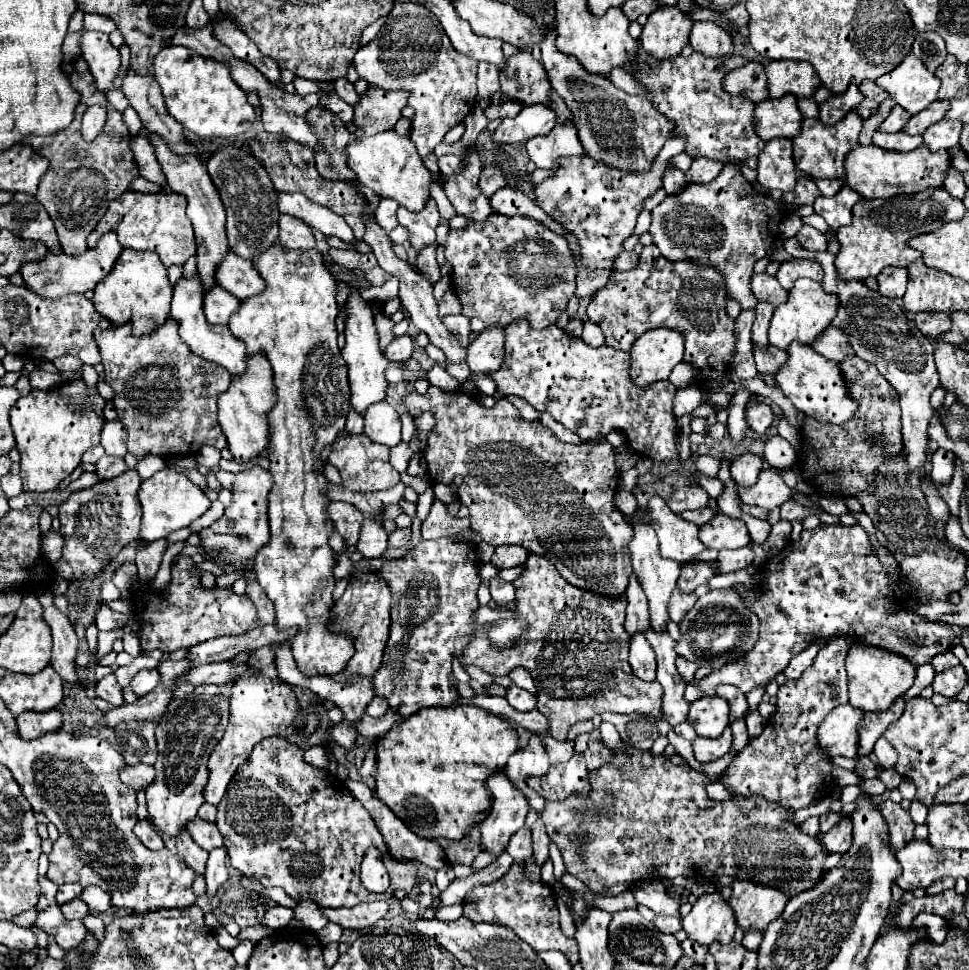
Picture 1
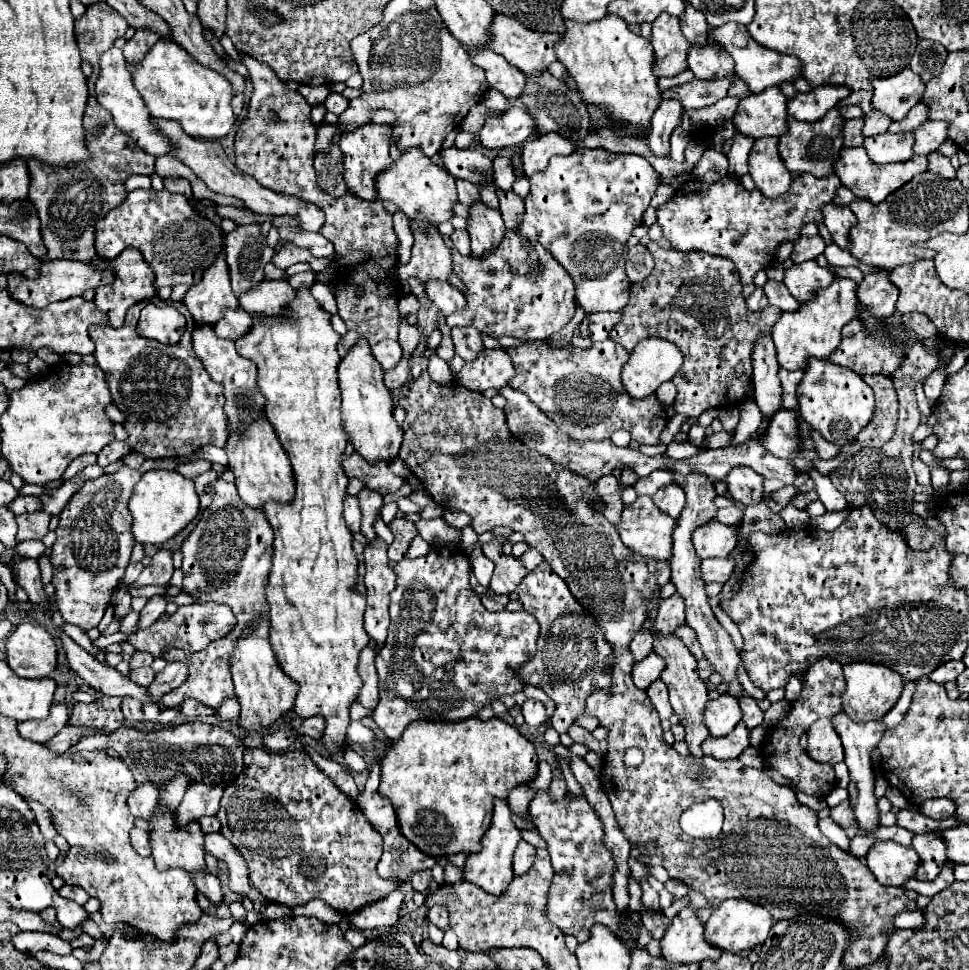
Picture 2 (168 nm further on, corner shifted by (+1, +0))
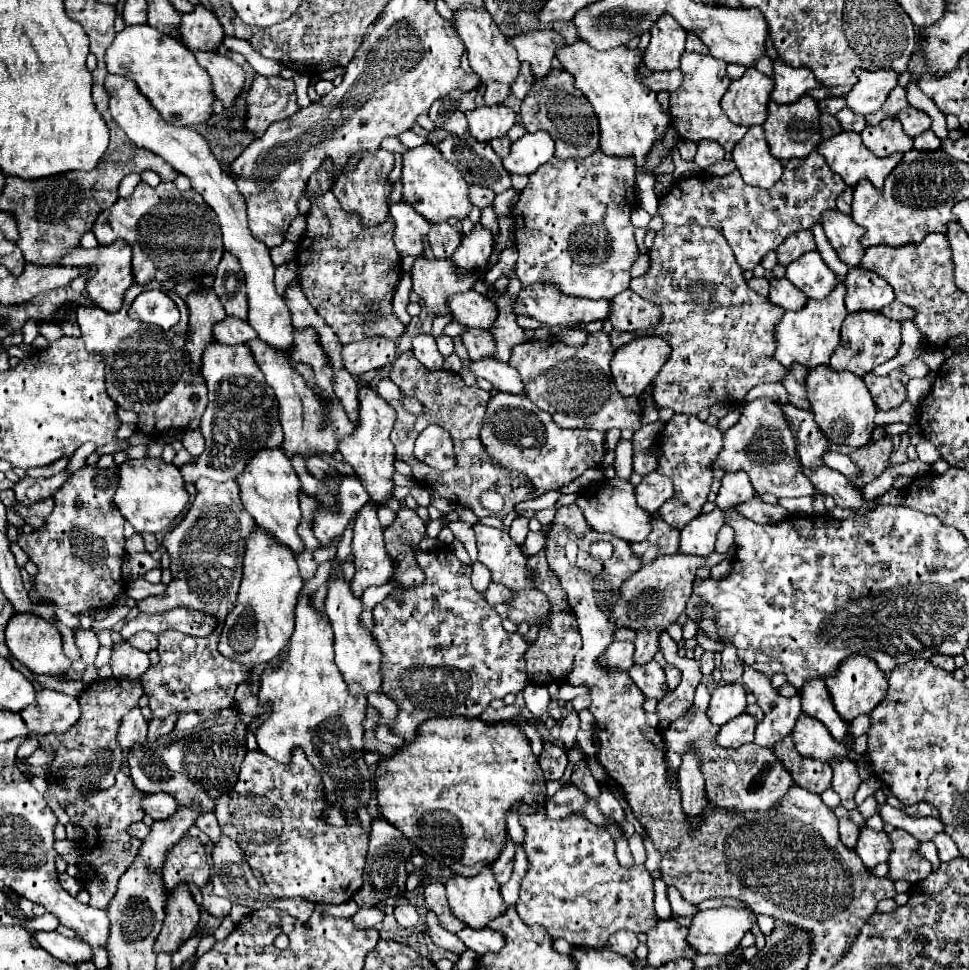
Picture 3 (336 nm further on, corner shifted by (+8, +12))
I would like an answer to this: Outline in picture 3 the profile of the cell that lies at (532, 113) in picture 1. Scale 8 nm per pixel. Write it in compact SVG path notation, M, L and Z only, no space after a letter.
M485 105L473 111L465 111L469 133L477 141L489 143L495 137L507 135L507 131L517 123L517 113L507 105Z

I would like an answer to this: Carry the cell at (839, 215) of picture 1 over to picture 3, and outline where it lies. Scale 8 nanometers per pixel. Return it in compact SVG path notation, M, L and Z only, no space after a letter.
M827 209L821 215L821 225L825 229L831 247L839 253L839 259L849 267L859 265L861 251L865 251L859 243L859 237L865 233L863 227L857 227L851 215L841 213L839 209Z

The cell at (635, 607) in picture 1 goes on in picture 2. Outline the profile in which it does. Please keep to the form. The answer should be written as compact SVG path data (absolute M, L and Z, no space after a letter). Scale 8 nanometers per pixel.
M638 631L636 633L636 637L634 637L634 641L630 643L630 651L632 651L632 655L634 655L634 661L640 661L640 659L644 659L644 655L648 655L650 651L652 651L652 635L650 635L650 631Z

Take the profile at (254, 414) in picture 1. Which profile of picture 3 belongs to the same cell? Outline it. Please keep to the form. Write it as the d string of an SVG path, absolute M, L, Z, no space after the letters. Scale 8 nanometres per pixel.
M281 449L255 451L255 455L247 461L245 469L237 475L237 483L241 487L239 491L241 503L251 513L251 517L259 523L259 527L273 533L293 553L301 553L303 543L297 535L297 525L301 521L301 509L299 509L301 483L285 453Z

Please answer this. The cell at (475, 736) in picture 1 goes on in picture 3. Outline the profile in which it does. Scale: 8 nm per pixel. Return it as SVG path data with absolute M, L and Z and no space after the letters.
M433 717L419 725L413 741L395 755L383 757L375 769L377 803L383 817L395 825L429 859L449 867L453 873L473 877L481 867L491 865L505 847L505 813L515 801L543 805L545 777L523 729L513 721L485 723L467 717Z

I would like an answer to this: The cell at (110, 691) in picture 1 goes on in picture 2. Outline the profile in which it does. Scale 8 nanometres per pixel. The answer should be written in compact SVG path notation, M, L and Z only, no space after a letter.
M124 697L122 699L122 713L126 717L126 721L130 723L130 727L138 727L140 723L144 723L144 713L142 713L142 703L138 699L132 697Z

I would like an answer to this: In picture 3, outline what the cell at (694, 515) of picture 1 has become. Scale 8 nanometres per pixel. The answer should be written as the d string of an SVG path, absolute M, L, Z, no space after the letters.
M753 497L745 503L739 503L735 507L737 513L749 517L755 523L779 523L781 519L787 517L787 509L785 507L777 507L777 505L767 505L763 503L759 497Z

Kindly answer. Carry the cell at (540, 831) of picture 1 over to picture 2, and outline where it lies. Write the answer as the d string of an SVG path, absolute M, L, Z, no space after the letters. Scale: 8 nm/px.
M520 785L516 789L512 789L510 797L508 797L508 807L510 811L522 815L526 821L530 821L530 815L528 815L528 805L534 797L534 789L530 785Z

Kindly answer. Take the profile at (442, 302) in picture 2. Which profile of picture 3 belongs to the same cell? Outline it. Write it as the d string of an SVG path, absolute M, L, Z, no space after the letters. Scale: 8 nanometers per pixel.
M473 289L455 293L447 299L447 309L455 315L455 321L467 327L489 329L497 317L497 311L485 303L485 297Z

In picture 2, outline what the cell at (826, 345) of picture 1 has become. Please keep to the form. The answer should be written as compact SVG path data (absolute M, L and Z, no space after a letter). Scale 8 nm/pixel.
M856 317L842 329L842 343L834 351L830 361L856 371L858 375L876 375L878 373L878 375L888 375L890 377L900 367L900 363L904 361L904 351L900 347L892 345L888 335L882 335L878 331L874 331L874 335L870 335L866 331L864 321Z

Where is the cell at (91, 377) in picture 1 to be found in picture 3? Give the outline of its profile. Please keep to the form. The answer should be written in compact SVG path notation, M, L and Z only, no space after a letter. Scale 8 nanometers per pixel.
M42 323L42 324L40 324L39 333L42 334L50 342L58 340L62 336L64 336L59 325L56 325L55 323Z

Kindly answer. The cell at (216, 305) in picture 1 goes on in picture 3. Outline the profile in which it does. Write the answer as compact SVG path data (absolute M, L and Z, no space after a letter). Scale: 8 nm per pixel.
M227 315L227 319L221 319L213 325L213 335L221 343L247 343L257 337L253 327L245 319L237 319L233 315Z

